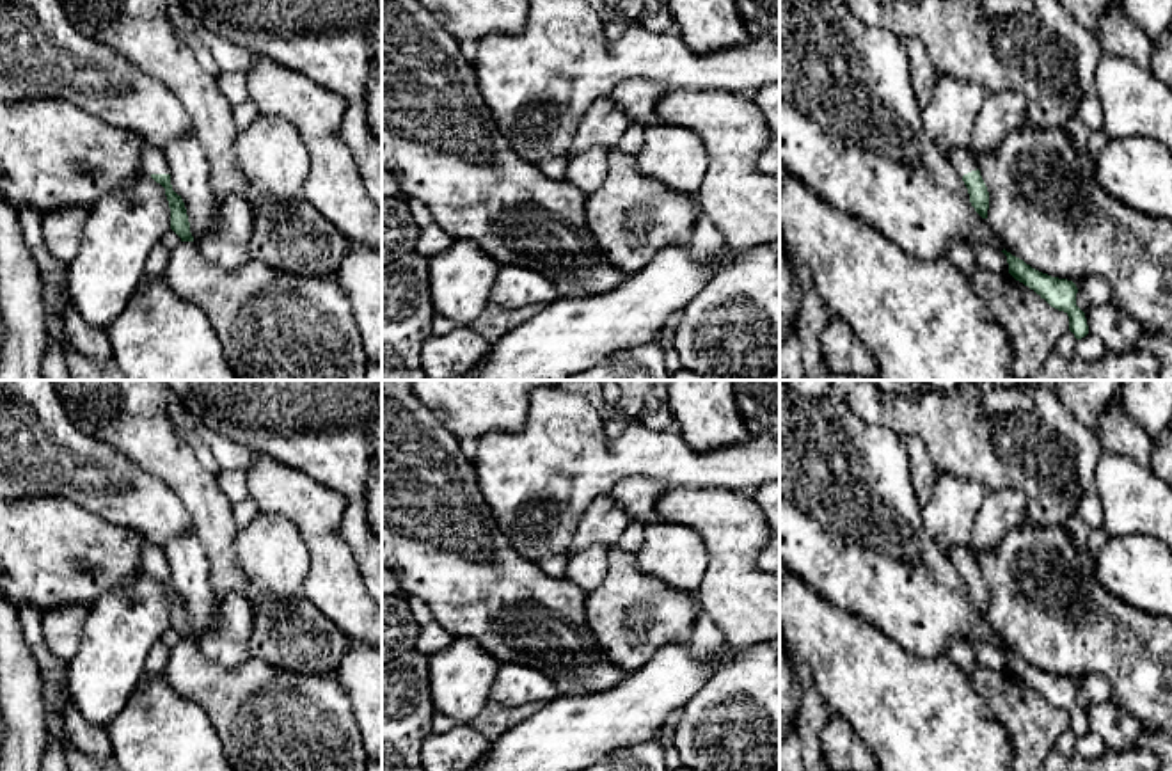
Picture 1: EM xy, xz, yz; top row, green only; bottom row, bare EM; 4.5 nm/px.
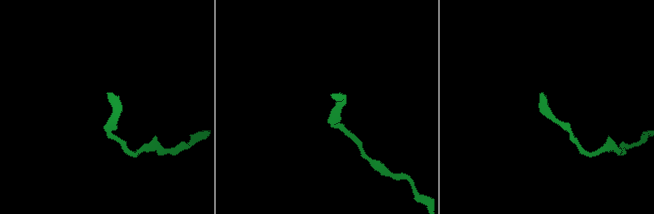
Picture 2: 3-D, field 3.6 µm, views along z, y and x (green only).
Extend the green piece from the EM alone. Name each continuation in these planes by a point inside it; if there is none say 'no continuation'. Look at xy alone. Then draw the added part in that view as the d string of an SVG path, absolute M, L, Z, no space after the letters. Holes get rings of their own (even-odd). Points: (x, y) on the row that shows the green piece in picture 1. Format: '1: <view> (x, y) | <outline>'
1: xy (153, 160) | M144 146L140 153L140 171L146 174L170 174L165 153L156 146Z

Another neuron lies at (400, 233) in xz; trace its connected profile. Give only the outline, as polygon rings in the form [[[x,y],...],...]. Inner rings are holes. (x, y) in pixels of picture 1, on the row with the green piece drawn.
[[[403,195],[382,197],[382,266],[414,252],[421,227]]]

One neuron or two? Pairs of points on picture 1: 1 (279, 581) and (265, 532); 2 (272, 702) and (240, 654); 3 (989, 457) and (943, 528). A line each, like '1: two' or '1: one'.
1: one
2: two
3: two

